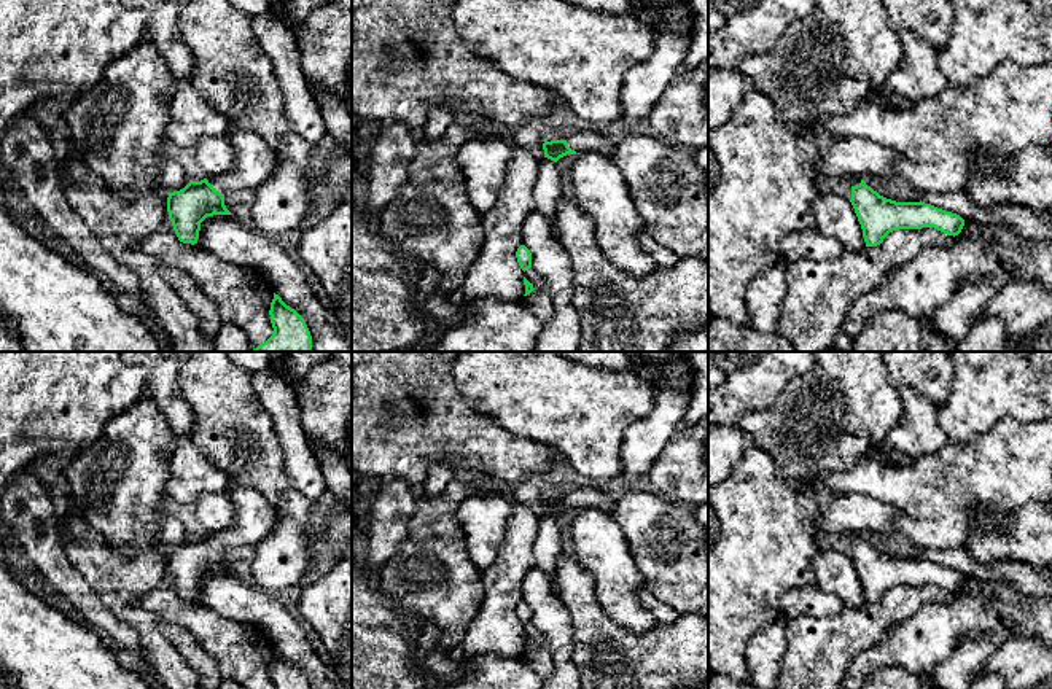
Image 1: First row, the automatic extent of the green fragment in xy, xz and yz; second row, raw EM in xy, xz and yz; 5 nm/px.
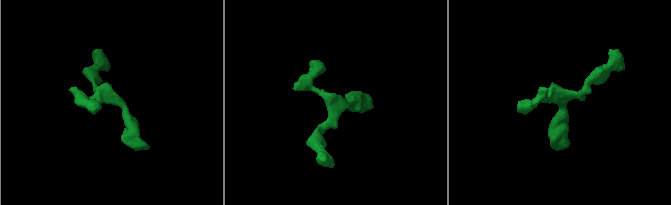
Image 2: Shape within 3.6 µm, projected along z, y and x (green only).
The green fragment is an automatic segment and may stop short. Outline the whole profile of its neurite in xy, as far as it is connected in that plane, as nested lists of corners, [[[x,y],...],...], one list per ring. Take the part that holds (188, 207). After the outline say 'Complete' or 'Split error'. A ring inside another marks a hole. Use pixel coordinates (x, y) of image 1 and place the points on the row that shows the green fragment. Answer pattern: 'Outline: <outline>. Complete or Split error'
Outline: [[[229,124],[226,137],[234,148],[234,167],[218,177],[189,181],[167,197],[169,220],[180,242],[197,243],[201,223],[213,215],[232,215],[224,194],[236,189],[256,189],[279,167],[275,151],[258,134]]]. Split error

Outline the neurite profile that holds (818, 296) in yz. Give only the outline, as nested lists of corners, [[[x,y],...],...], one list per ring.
[[[934,228],[899,229],[890,232],[877,247],[845,251],[836,259],[801,259],[786,264],[786,294],[781,302],[775,333],[785,337],[794,352],[828,352],[840,341],[840,328],[853,302],[877,288],[891,272],[910,263],[928,247],[950,247],[955,237]]]

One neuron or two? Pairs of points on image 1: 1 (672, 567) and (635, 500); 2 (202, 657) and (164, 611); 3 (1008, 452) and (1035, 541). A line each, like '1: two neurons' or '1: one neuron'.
1: one neuron
2: two neurons
3: two neurons

